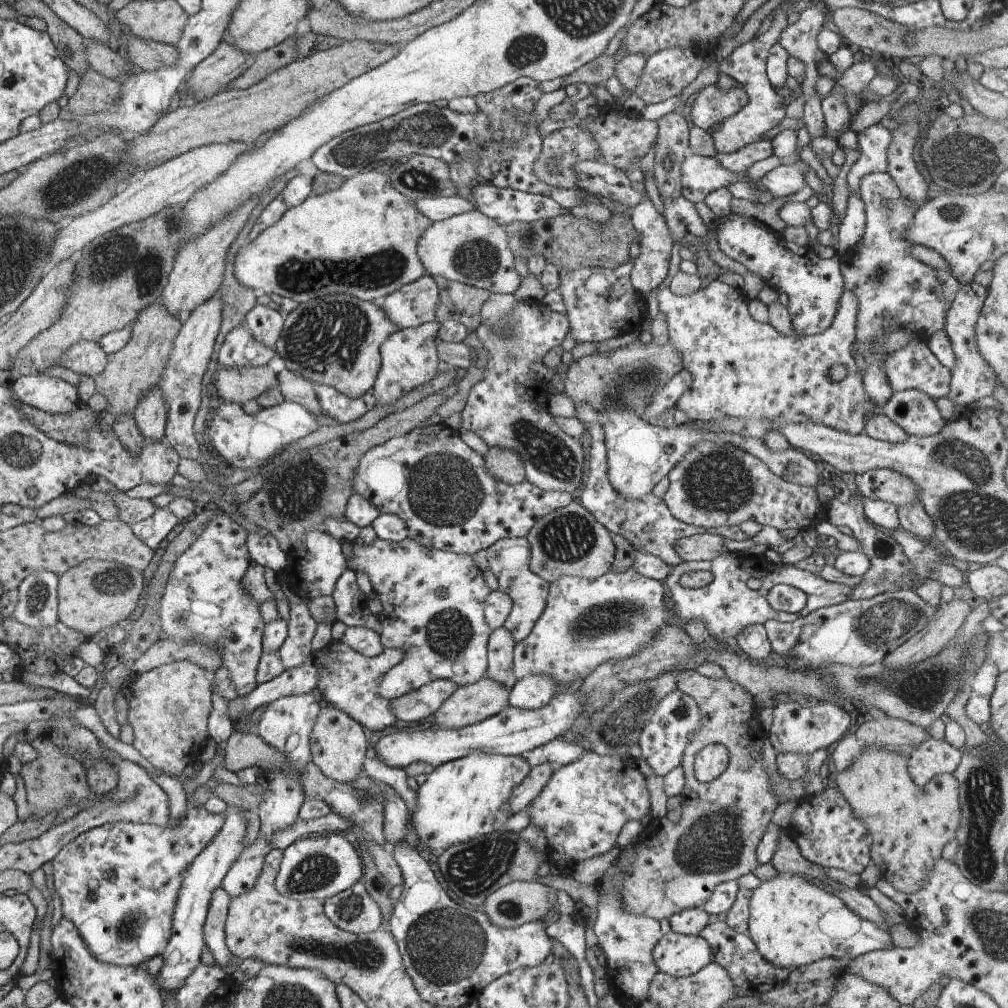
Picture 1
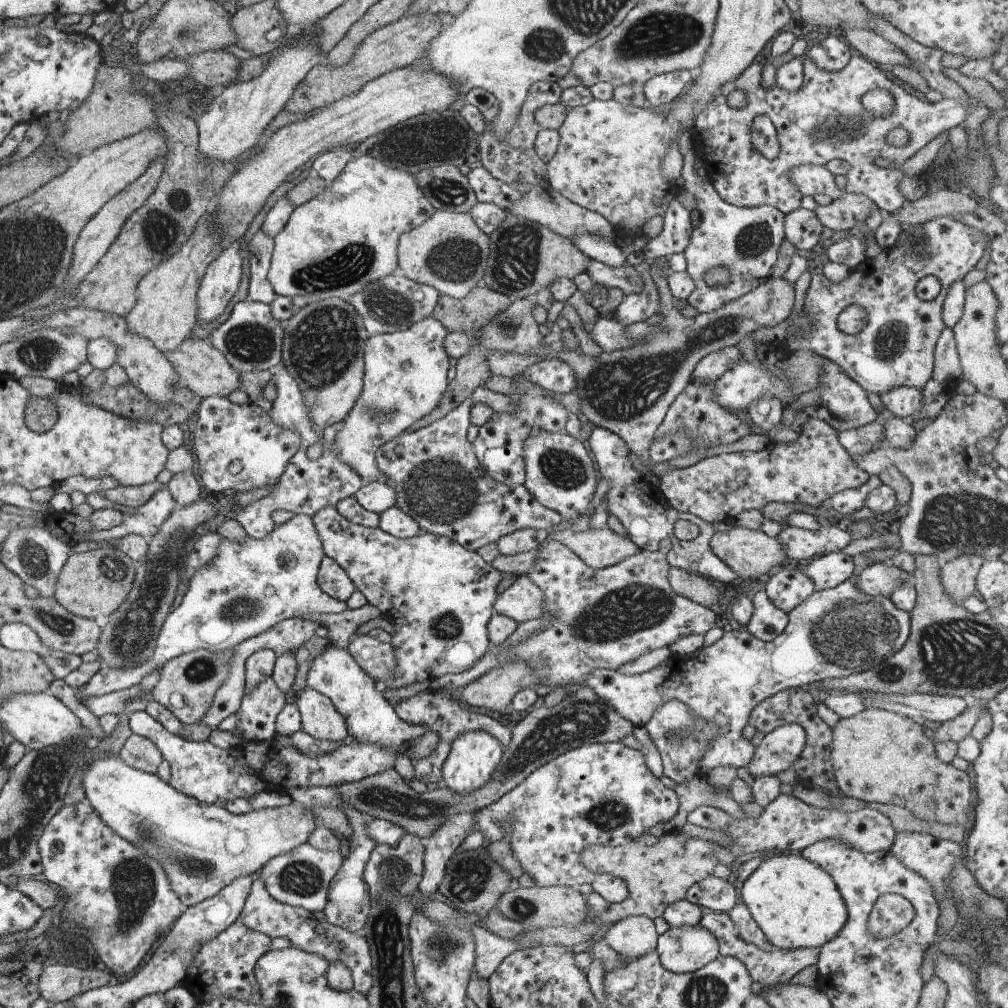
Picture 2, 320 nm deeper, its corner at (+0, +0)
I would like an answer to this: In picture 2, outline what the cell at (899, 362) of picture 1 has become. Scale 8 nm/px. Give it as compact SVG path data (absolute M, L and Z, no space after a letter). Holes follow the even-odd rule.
M952 217L934 218L920 226L920 248L922 252L912 252L914 248L906 246L905 237L900 237L898 244L891 249L882 249L876 258L868 258L852 270L850 276L840 284L834 284L823 276L819 269L813 271L810 288L806 292L803 312L810 318L810 324L804 326L802 334L787 336L782 342L793 354L798 349L808 349L824 359L834 362L840 369L868 393L882 395L894 388L913 387L922 390L930 380L935 366L935 347L940 334L945 330L942 319L943 303L946 294L956 280L974 269L978 261L986 254L989 236L977 228L963 224ZM928 275L935 276L942 284L942 290L935 300L923 302L916 295L917 282ZM858 304L868 314L868 325L858 334L844 334L838 329L839 314L848 306Z

